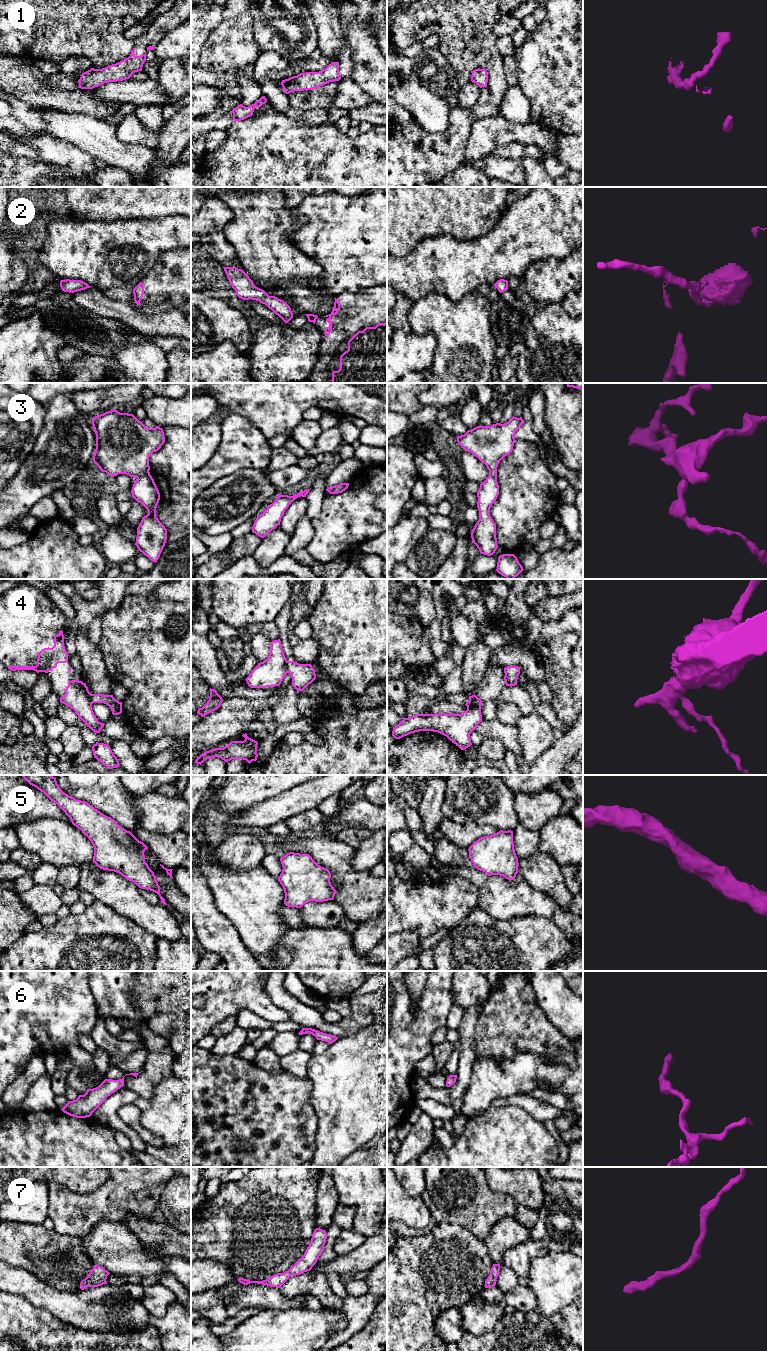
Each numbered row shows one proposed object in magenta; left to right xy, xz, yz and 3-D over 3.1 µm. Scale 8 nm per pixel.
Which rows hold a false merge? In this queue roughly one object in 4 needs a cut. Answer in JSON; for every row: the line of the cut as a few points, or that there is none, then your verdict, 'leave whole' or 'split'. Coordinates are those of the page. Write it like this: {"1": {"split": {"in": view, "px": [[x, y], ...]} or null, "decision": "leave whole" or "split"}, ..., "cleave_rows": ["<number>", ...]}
{"1": {"split": null, "decision": "leave whole"}, "2": {"split": null, "decision": "leave whole"}, "3": {"split": null, "decision": "leave whole"}, "4": {"split": {"in": "xz", "px": [[287, 661], [288, 672]]}, "decision": "split"}, "5": {"split": null, "decision": "leave whole"}, "6": {"split": null, "decision": "leave whole"}, "7": {"split": null, "decision": "leave whole"}, "cleave_rows": ["4"]}

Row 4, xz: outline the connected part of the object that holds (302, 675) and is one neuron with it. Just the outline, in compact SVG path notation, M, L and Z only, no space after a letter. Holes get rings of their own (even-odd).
M288 661L288 673L292 678L292 686L298 692L303 691L316 679L315 670L311 664L299 664Z

